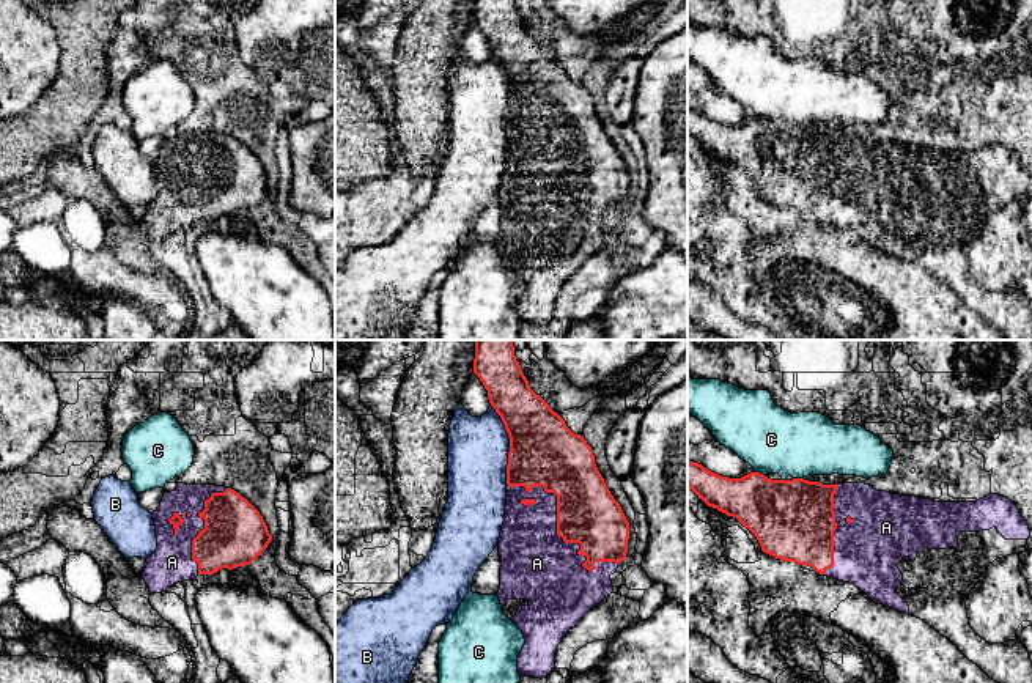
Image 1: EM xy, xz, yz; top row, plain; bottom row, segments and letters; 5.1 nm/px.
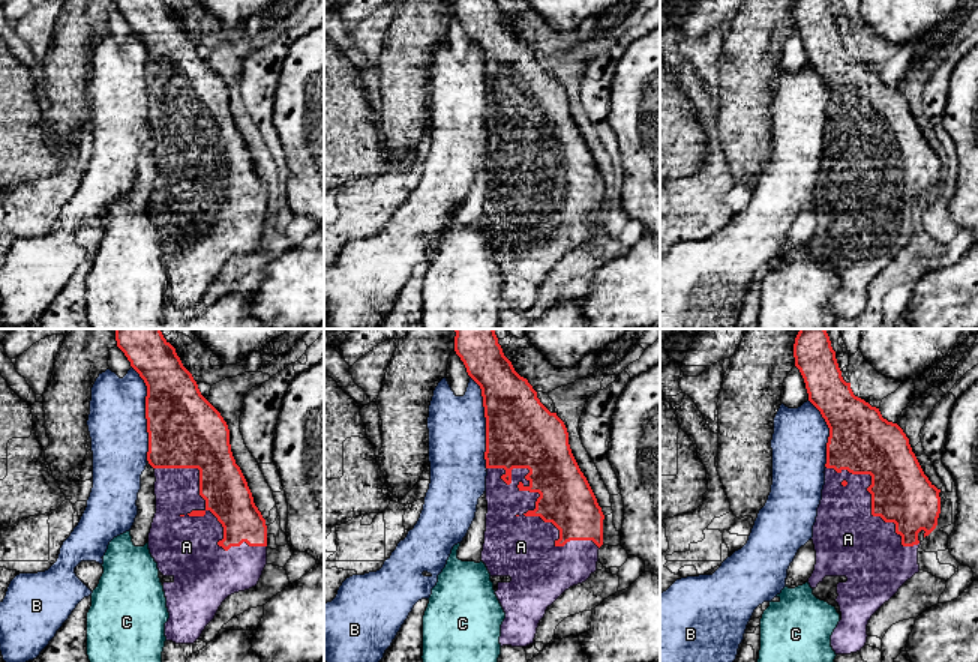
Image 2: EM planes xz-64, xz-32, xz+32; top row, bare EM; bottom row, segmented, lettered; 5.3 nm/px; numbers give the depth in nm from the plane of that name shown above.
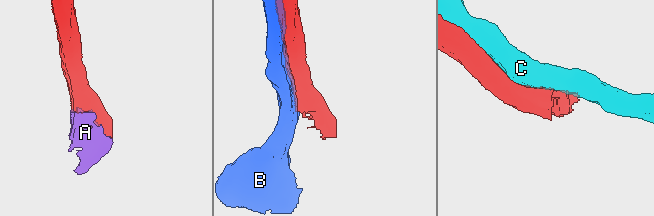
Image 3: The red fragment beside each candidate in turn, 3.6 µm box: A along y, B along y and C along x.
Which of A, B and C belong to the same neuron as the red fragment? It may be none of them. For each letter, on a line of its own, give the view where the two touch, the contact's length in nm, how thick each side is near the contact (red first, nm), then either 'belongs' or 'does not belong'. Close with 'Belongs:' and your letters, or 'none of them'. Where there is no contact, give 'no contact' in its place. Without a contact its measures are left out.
A: contact in xz; length 700 nm; calibres 320 and 360 nm; belongs
B: contact in xz; length 420 nm; calibres 360 and 300 nm; does not belong
C: contact in yz; length 50 nm; calibres 360 and 340 nm; does not belong
Belongs: A

